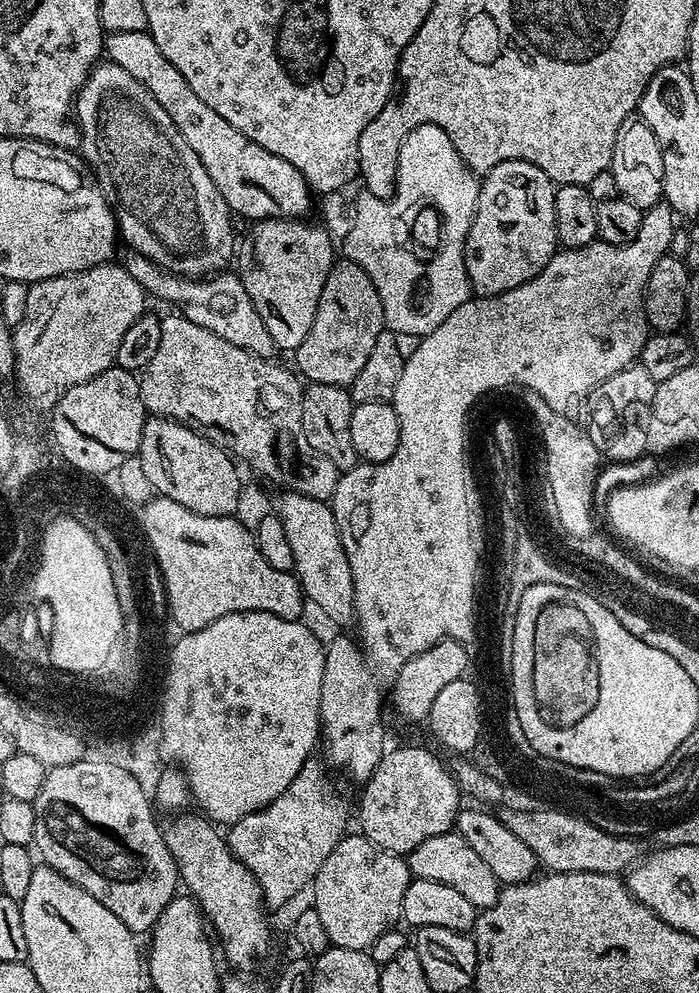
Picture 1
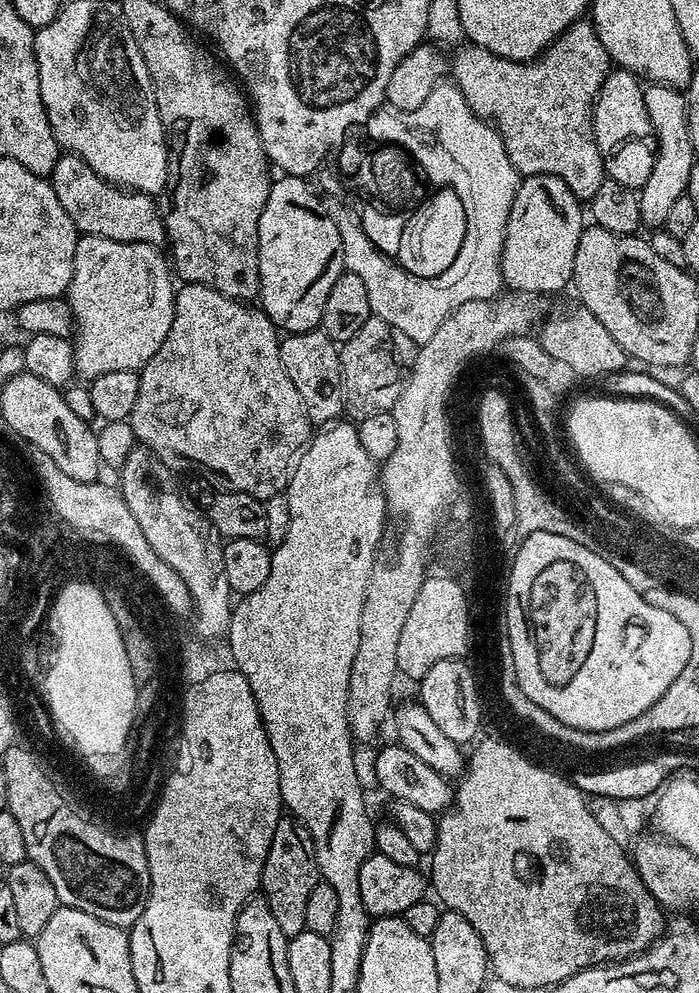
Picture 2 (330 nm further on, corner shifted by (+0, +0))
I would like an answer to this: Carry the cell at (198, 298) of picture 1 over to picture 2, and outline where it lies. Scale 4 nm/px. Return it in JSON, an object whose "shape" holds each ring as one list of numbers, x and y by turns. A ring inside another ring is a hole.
{"shape":[[62,154,54,166,50,177,54,194,62,202,62,210,70,214,77,233,86,236,101,236,114,242,142,242,157,246,165,243,164,223,160,217,157,201,144,192,133,192,119,188,109,180,103,180,82,158,71,154]]}

